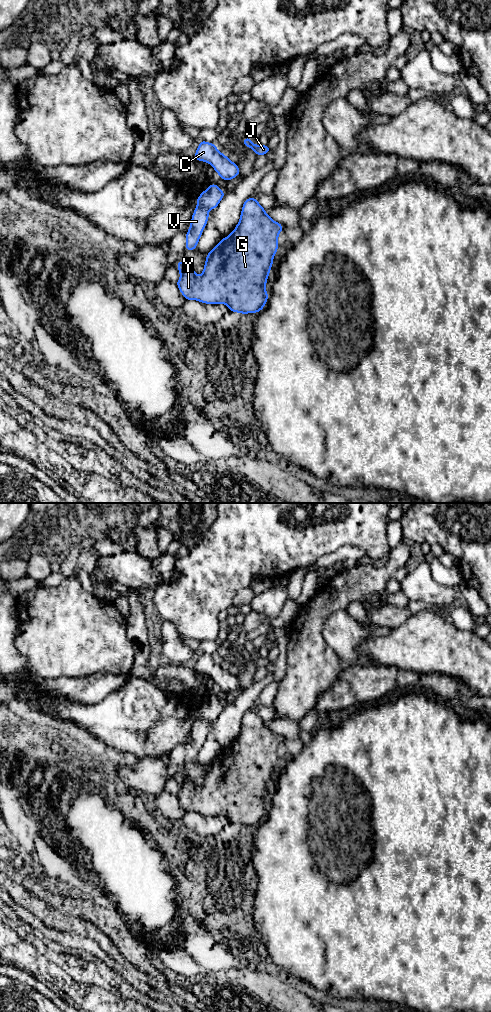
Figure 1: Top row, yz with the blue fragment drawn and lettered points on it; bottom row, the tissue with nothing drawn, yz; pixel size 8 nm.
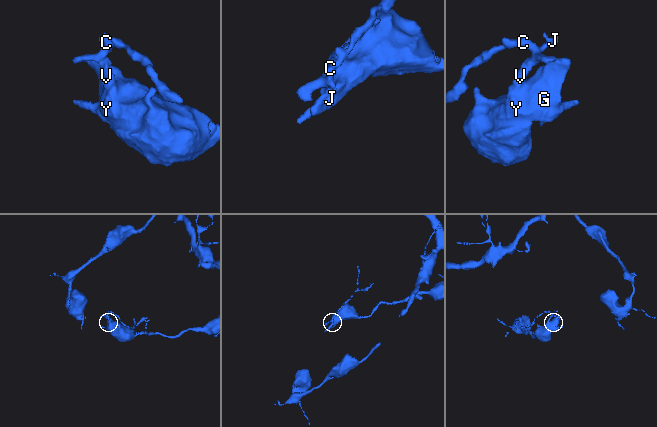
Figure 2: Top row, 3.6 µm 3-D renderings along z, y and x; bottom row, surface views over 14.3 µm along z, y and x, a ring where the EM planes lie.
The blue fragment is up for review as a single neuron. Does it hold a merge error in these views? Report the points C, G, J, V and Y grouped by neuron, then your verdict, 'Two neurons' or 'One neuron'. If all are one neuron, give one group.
Groups: C J / G V Y. Two neurons

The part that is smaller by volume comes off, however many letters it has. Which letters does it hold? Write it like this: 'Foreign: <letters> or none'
Foreign: C, J

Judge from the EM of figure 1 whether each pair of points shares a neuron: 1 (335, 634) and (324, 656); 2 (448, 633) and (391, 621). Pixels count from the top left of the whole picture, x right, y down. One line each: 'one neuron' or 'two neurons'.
1: two neurons
2: two neurons

